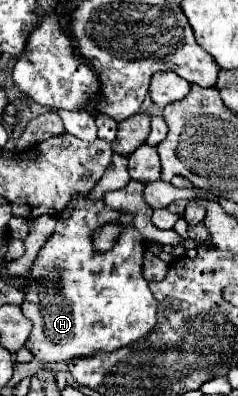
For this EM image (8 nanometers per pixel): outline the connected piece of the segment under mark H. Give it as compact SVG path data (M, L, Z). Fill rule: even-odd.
M74 197L72 203L74 203L74 213L72 213L70 217L60 217L60 219L58 219L58 225L56 225L54 235L46 241L44 249L38 253L38 257L36 257L36 261L34 261L34 265L32 265L32 273L30 273L32 283L28 283L28 287L26 287L26 291L24 291L26 299L24 299L24 303L22 303L22 313L34 323L32 333L30 333L28 341L26 341L26 347L34 353L36 359L40 359L40 361L44 361L44 363L70 361L70 359L74 359L74 357L86 357L86 355L90 355L90 353L94 353L94 351L114 351L114 349L120 349L120 347L124 347L124 345L128 345L128 343L132 343L132 341L138 341L140 337L144 337L146 333L150 333L150 331L154 329L154 325L156 325L156 307L158 307L158 301L152 297L152 291L148 289L146 279L142 277L142 253L144 253L144 245L142 245L142 243L144 243L144 239L142 239L142 235L132 227L132 217L128 217L126 213L118 213L118 211L108 209L102 201L100 201L100 203L84 203L82 197ZM108 221L122 223L122 225L124 225L124 233L120 235L120 239L118 239L118 243L116 243L116 247L114 247L112 251L98 253L98 251L92 249L90 235L92 235L92 231L94 231L96 227L100 227L102 223L108 223Z

